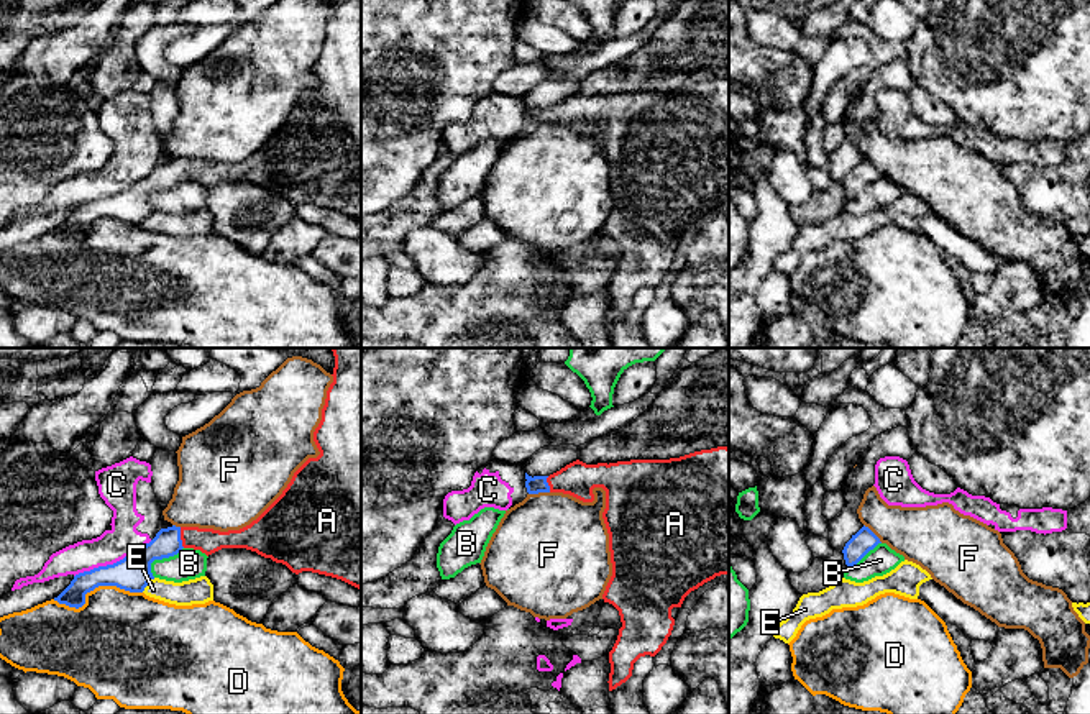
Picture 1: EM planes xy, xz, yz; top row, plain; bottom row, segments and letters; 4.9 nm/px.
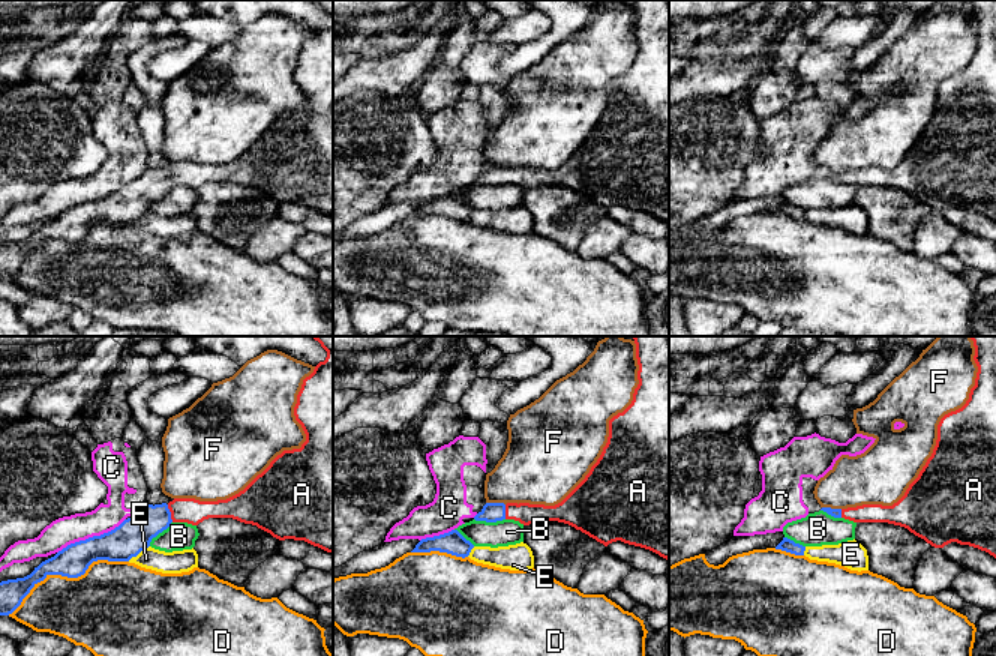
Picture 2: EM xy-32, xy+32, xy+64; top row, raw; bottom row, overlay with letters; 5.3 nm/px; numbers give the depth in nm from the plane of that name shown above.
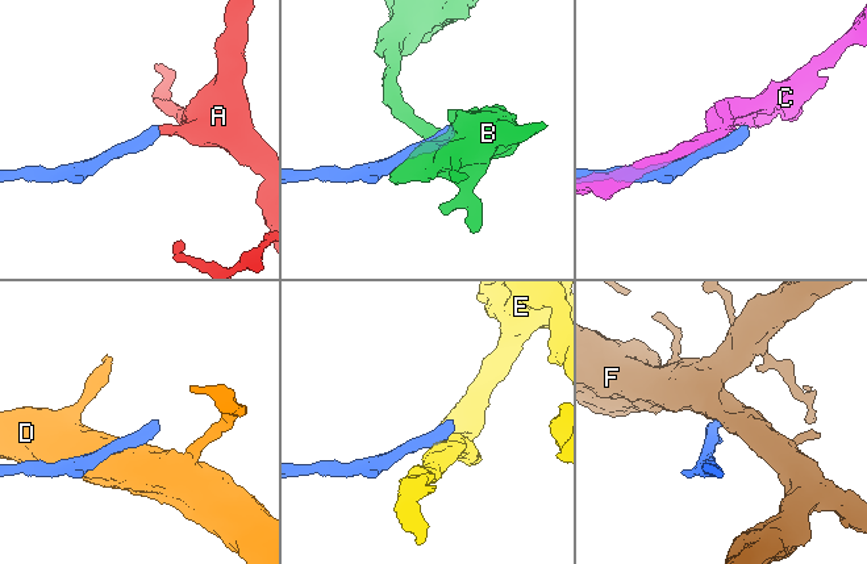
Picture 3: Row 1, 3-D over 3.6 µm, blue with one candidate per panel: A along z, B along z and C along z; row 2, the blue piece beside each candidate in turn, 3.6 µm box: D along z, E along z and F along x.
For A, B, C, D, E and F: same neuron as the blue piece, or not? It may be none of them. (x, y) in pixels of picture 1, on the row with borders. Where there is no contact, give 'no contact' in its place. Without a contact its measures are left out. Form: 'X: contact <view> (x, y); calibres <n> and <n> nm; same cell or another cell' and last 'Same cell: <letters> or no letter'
A: contact xy (179, 537); calibres 130 and 120 nm; same cell
B: contact xy (161, 558); calibres 170 and 150 nm; another cell
C: contact xy (104, 567); calibres 170 and 160 nm; another cell
D: contact xy (94, 588); calibres 170 and 420 nm; another cell
E: contact xy (146, 585); calibres 170 and 130 nm; another cell
F: contact xz (539, 491); calibres 90 and 480 nm; another cell
Same cell: A

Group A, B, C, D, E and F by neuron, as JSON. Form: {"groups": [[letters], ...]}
{"groups": [["A"], ["B"], ["C"], ["D"], ["E"], ["F"]]}

